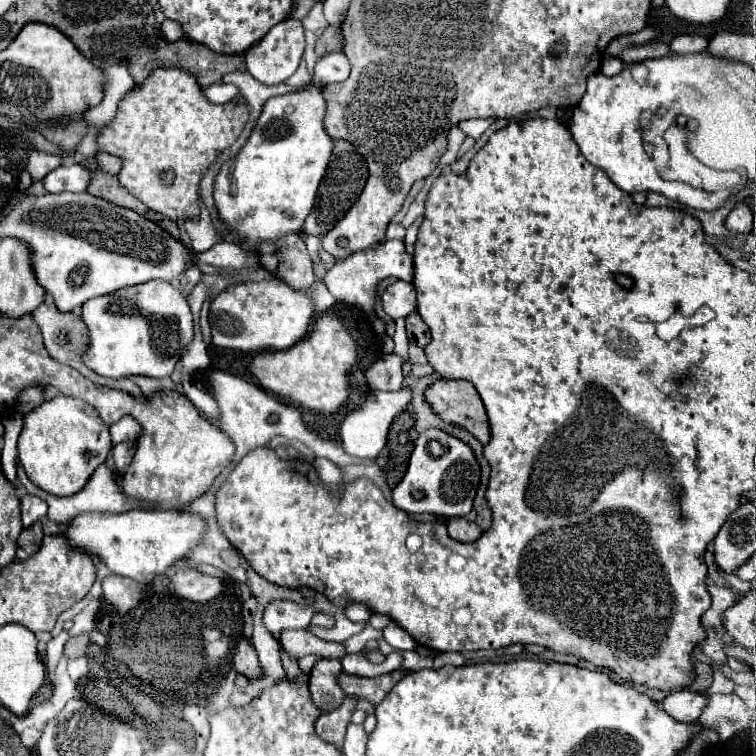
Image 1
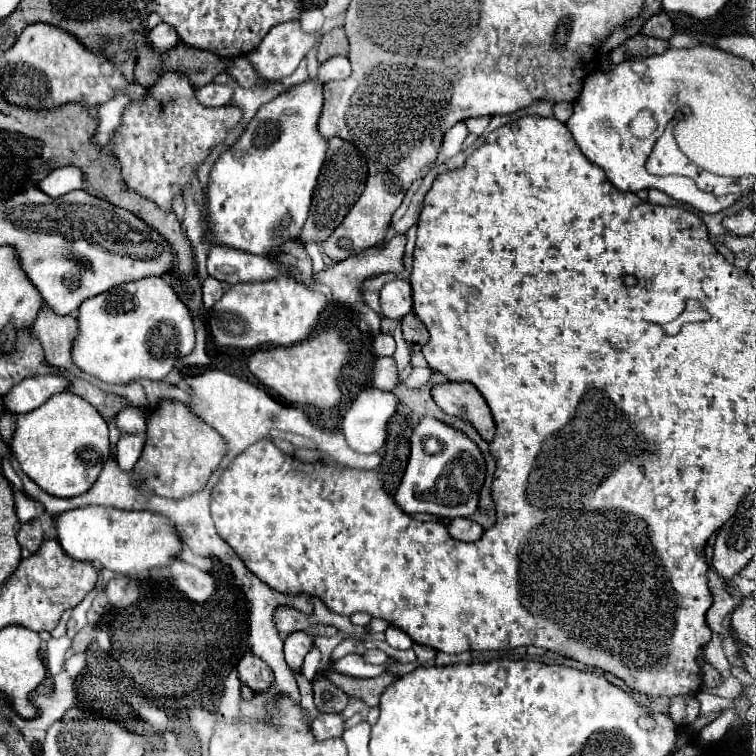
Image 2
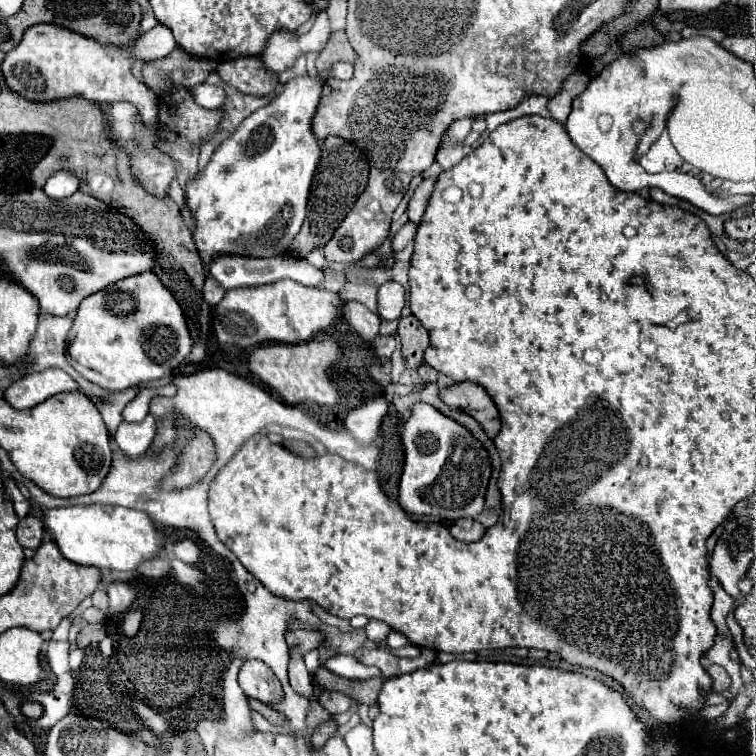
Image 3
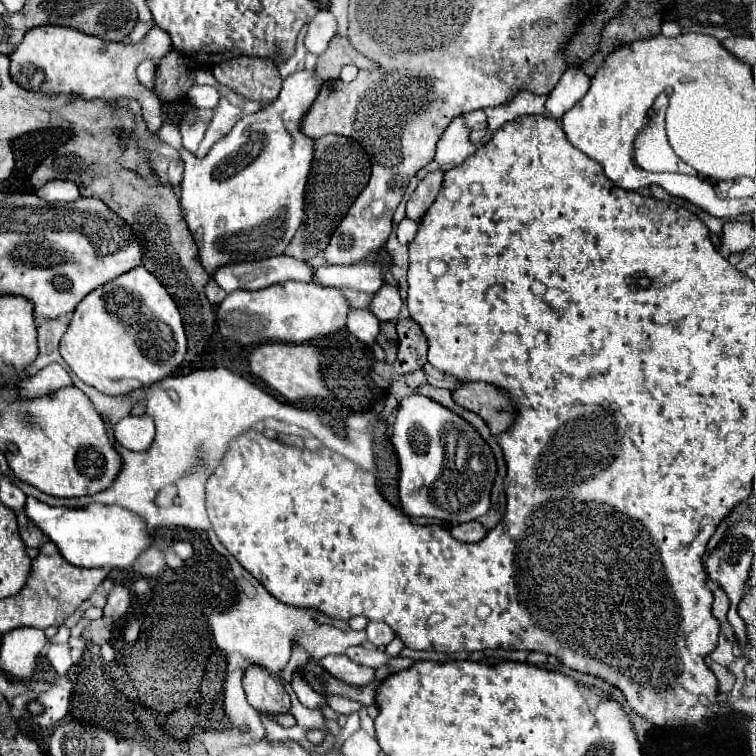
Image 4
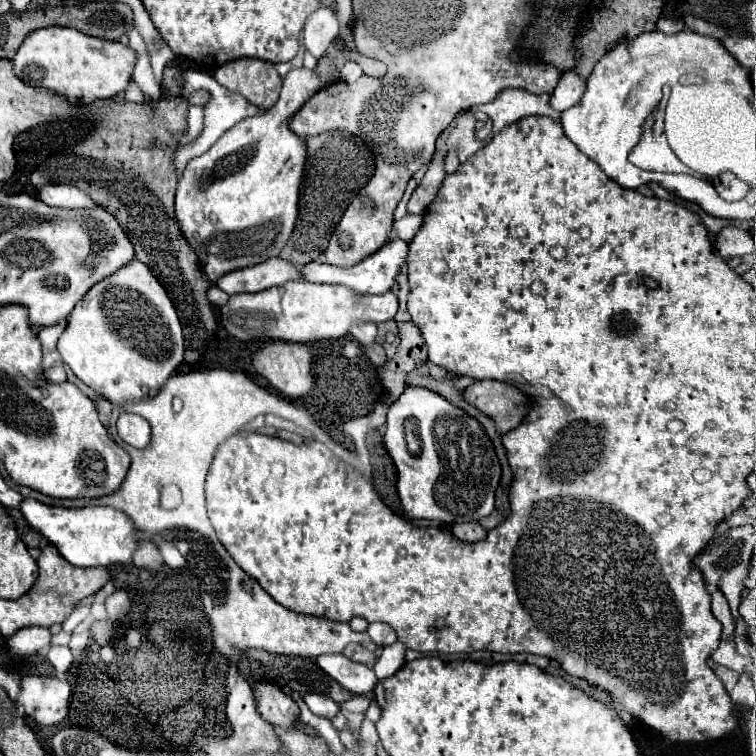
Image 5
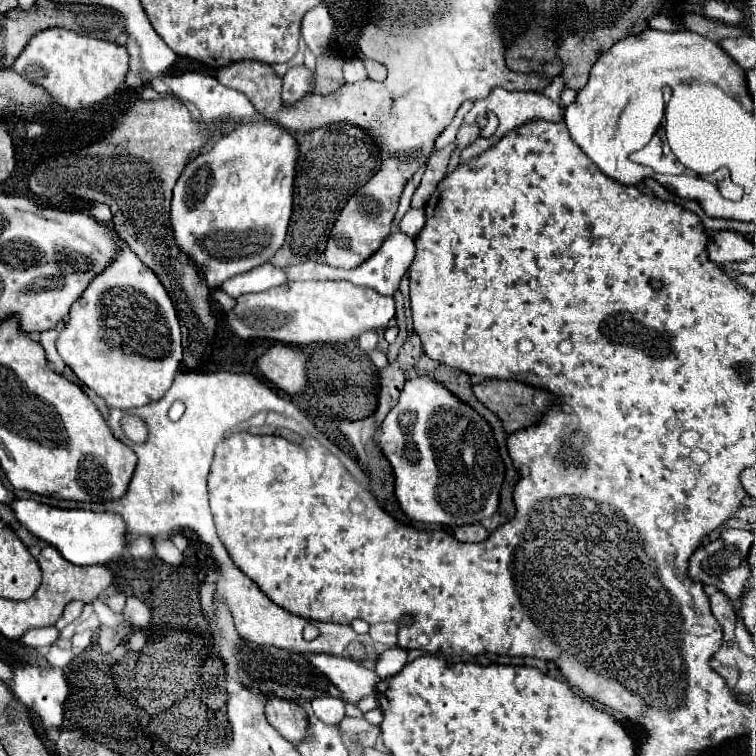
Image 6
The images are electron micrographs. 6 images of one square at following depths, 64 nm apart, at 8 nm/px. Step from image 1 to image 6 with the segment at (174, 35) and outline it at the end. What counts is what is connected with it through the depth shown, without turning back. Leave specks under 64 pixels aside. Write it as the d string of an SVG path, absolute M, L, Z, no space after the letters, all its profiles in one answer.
M48 28L30 38L12 68L26 80L46 88L68 110L78 110L116 94L128 74L130 54L126 46L76 34L68 28Z

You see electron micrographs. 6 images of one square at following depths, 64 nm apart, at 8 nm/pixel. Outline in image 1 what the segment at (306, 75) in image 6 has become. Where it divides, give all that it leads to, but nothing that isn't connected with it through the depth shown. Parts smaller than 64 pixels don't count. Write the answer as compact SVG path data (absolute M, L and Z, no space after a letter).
M306 86L304 90L270 98L244 148L238 152L238 156L222 166L214 184L216 208L220 218L230 224L228 228L240 234L250 244L250 248L256 248L256 244L262 240L276 240L284 234L300 232L306 216L310 214L334 148L334 140L324 130L324 114L326 102L320 88L316 86Z

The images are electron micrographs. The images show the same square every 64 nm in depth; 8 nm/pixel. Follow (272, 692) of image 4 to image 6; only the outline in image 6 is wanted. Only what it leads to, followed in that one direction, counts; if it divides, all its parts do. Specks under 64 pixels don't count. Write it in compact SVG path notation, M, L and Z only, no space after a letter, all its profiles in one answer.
M274 694L266 696L266 720L290 742L298 744L308 736L308 720L302 706L282 700Z

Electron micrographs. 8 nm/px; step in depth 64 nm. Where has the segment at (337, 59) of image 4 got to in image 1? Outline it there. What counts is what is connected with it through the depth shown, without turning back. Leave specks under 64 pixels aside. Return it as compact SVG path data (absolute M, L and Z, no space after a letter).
M328 26L324 34L316 40L316 56L324 56L328 52L342 50L342 32L340 26Z

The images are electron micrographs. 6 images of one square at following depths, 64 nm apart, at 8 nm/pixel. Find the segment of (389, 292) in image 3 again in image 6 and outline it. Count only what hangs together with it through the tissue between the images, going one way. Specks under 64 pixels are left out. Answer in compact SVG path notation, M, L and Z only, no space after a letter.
M344 280L288 282L286 286L270 288L266 292L238 296L236 306L226 312L226 324L242 340L270 338L284 344L348 342L366 330L386 328L394 314L392 296L380 296L378 292L360 286L354 288Z

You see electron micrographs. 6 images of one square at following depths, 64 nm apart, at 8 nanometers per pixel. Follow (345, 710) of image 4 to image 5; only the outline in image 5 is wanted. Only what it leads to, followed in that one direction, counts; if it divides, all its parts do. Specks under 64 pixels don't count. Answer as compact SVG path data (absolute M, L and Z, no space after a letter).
M356 696L356 698L350 698L346 702L340 704L342 710L350 710L350 712L366 712L370 700L368 698L362 698L362 696Z

